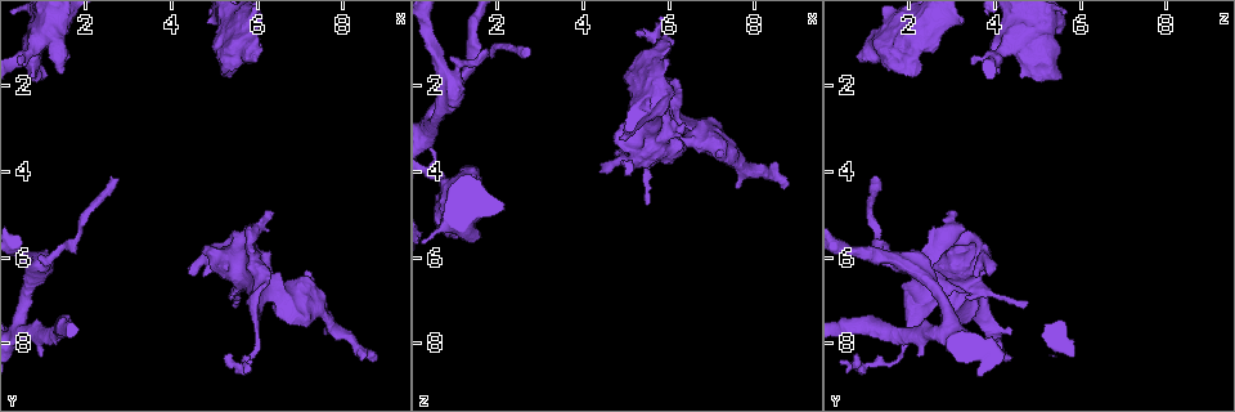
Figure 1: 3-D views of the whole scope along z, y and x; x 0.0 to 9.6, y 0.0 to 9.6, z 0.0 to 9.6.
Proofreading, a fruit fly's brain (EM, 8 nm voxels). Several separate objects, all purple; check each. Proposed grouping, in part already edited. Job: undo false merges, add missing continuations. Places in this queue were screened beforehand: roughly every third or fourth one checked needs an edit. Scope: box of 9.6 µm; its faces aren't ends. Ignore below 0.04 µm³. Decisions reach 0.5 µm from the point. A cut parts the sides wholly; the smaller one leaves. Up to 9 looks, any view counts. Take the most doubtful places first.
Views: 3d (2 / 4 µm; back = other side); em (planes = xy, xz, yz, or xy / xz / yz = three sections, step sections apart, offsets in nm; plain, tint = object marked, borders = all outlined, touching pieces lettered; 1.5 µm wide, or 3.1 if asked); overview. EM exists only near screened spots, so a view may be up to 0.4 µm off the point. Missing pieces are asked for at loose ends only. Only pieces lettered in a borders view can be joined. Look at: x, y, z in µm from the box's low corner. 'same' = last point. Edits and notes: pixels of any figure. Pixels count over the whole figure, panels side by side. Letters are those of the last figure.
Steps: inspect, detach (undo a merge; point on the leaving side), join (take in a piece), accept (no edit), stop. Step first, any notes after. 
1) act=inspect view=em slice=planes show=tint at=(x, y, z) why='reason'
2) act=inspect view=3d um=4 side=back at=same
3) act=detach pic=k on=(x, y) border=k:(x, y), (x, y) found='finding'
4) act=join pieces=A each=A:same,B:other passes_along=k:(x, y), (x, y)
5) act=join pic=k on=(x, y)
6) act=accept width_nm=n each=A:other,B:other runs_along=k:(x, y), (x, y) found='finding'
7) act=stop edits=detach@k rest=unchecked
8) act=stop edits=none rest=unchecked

act=inspect view=em slice=yz step=8 show=borders at=(8.70, 8.35, 4.40) why='an open end'

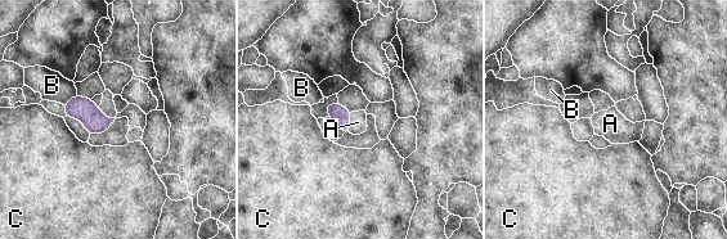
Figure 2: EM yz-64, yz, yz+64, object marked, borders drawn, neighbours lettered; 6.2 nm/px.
act=join pic=2 on=(358, 122) each=A:same,B:other,C:other passes_along=2:(337, 113), (349, 122), (358, 122) found='it goes on there'

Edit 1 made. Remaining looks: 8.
act=inspect view=overview

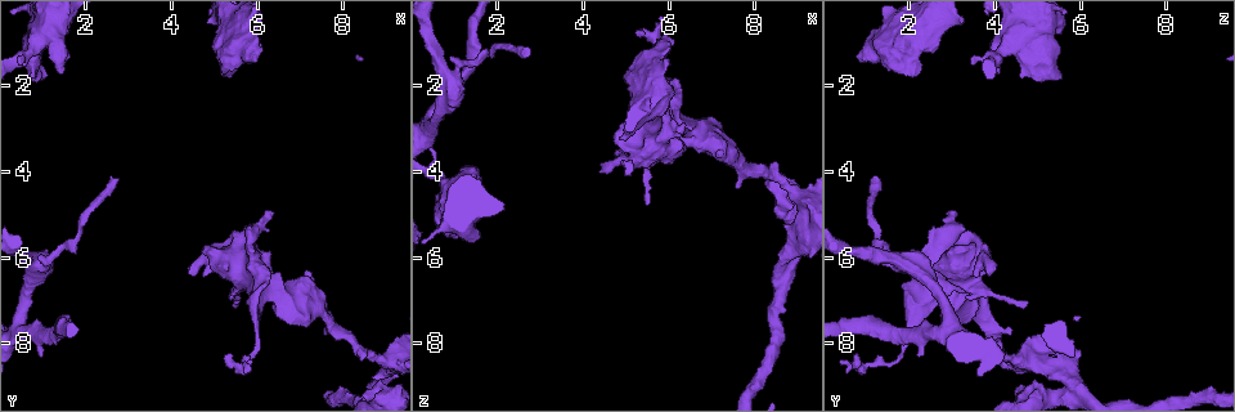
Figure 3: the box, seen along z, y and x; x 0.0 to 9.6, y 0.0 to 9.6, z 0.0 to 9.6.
act=inspect view=em slice=planes show=borders at=(5.35, 8.20, 0.70) why='free end'

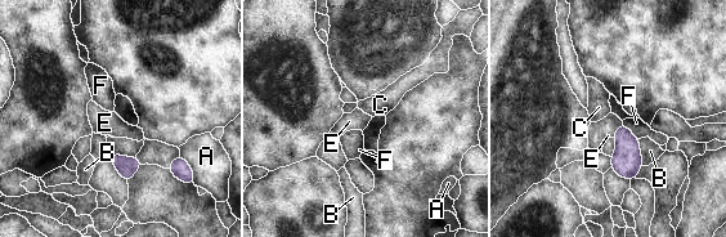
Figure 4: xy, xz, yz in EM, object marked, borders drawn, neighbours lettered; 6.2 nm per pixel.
act=accept each=A:other,B:other,C:other,E:other,F:other found='no lettered piece goes on from it'

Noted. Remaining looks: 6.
act=stop edits=join@2 rest=unchecked

